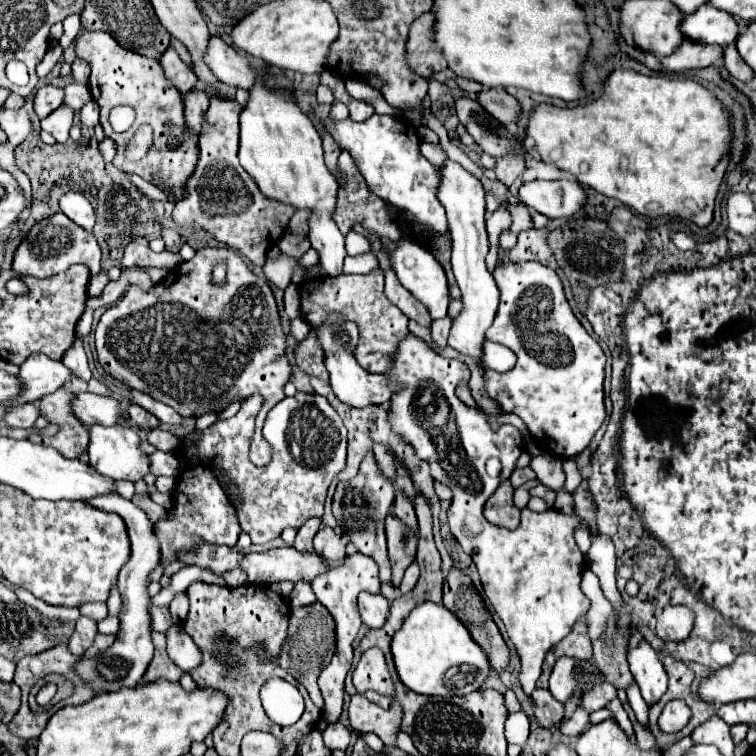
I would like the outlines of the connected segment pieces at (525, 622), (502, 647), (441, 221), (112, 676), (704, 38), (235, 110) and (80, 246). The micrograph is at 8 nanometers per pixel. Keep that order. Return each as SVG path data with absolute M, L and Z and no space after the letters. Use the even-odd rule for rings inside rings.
M409 333L399 343L397 351L393 353L391 367L385 371L385 377L387 377L389 385L403 385L403 389L395 391L391 397L391 407L389 407L391 429L395 435L403 437L403 441L407 441L407 445L413 447L415 455L421 461L429 463L431 477L435 481L447 485L453 491L453 501L447 511L447 523L451 527L453 537L459 541L463 551L469 553L473 563L477 565L477 571L479 571L479 577L483 583L483 591L489 597L489 601L495 607L501 621L505 623L507 633L509 633L511 641L515 643L517 653L521 657L521 673L519 673L521 687L527 695L531 695L531 691L535 689L535 681L541 675L541 663L543 663L547 651L553 645L557 645L563 637L567 637L571 627L575 625L575 621L583 613L587 613L587 609L589 609L589 599L583 595L583 591L579 587L585 559L573 539L573 531L583 519L563 515L555 509L545 511L545 513L537 513L526 507L521 515L521 523L515 531L489 525L487 519L483 517L483 505L495 493L495 489L507 477L511 477L511 473L515 471L517 459L521 455L521 439L519 439L517 427L505 425L505 431L491 431L485 415L479 409L467 407L455 395L455 385L459 381L469 379L469 367L459 359L441 357L431 347L427 347L423 343L423 339L419 339L413 333ZM493 459L499 461L499 465L501 465L497 475L491 475L487 471L489 463Z
M451 569L447 573L447 577L445 577L445 583L443 583L443 605L467 627L469 635L473 637L473 641L477 641L481 645L481 649L483 649L483 653L485 653L491 669L497 671L497 673L505 671L509 667L509 659L511 659L509 657L509 647L505 645L505 641L501 637L501 633L499 633L499 629L497 629L491 613L487 611L481 595L473 587L471 579L465 573L461 573L459 569Z
M375 113L371 119L355 123L351 119L335 121L331 117L325 119L325 129L339 143L341 149L349 151L353 161L357 163L361 175L365 177L369 189L377 193L383 201L401 207L415 215L417 223L421 223L427 231L447 233L445 209L437 199L439 187L439 169L433 167L419 151L419 137L411 123Z
M107 493L103 497L91 497L91 501L85 501L95 509L107 511L107 513L117 513L125 525L127 525L127 535L131 541L131 557L119 571L119 591L121 591L121 629L117 633L117 639L111 647L107 647L103 653L99 653L93 659L81 657L75 663L75 673L89 685L95 693L113 693L123 687L133 687L141 683L143 673L147 671L149 663L153 661L153 643L151 643L151 629L149 629L149 595L147 595L147 585L149 585L149 575L151 571L159 565L159 543L153 535L153 523L149 515L135 507L129 499L123 499L117 493Z
M709 3L701 5L695 13L687 15L685 21L681 21L679 29L685 37L691 37L691 41L715 43L723 47L735 43L739 35L737 21L729 13L723 13L711 7Z
M211 97L203 131L199 135L199 161L187 181L187 193L175 203L173 219L189 229L207 231L219 243L241 251L241 255L251 259L255 267L263 267L267 249L273 245L269 233L285 233L293 209L263 197L255 181L239 165L239 113L241 105L237 101Z
M55 213L49 219L43 219L33 225L33 229L27 233L27 239L23 239L15 251L13 257L13 271L17 275L33 275L39 279L51 277L59 271L65 271L67 267L75 263L83 263L91 269L91 273L99 273L101 261L101 249L93 237L93 233L81 229L71 219L67 219L63 213Z

